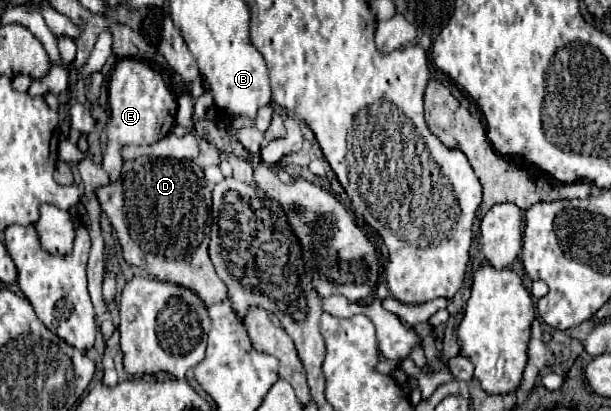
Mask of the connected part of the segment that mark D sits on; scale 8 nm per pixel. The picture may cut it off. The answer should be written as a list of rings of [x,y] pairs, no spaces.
[[[140,156],[124,162],[120,180],[98,190],[104,214],[120,240],[124,260],[142,268],[156,280],[174,282],[194,290],[206,306],[226,300],[228,288],[210,264],[208,244],[212,226],[212,188],[192,160],[166,160]]]

